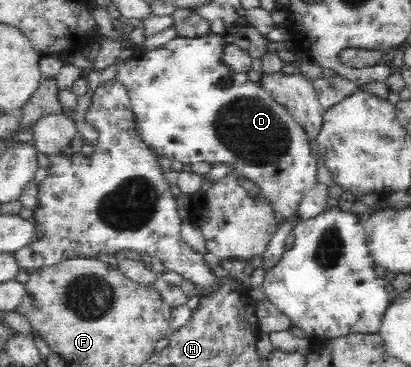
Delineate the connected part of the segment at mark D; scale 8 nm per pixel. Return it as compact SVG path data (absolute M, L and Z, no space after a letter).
M213 32L204 37L178 35L161 47L145 52L139 51L134 57L136 61L130 59L124 65L116 62L102 71L92 69L87 77L90 89L86 96L78 99L71 117L83 138L96 143L99 129L87 121L92 99L103 81L120 81L129 96L134 116L134 130L152 153L183 164L198 161L209 161L214 164L236 163L234 170L255 181L271 204L286 217L299 206L302 193L314 183L318 159L312 155L312 148L302 126L290 117L288 110L279 105L262 86L248 80L247 74L236 73L224 63L223 53L227 45L224 36Z

